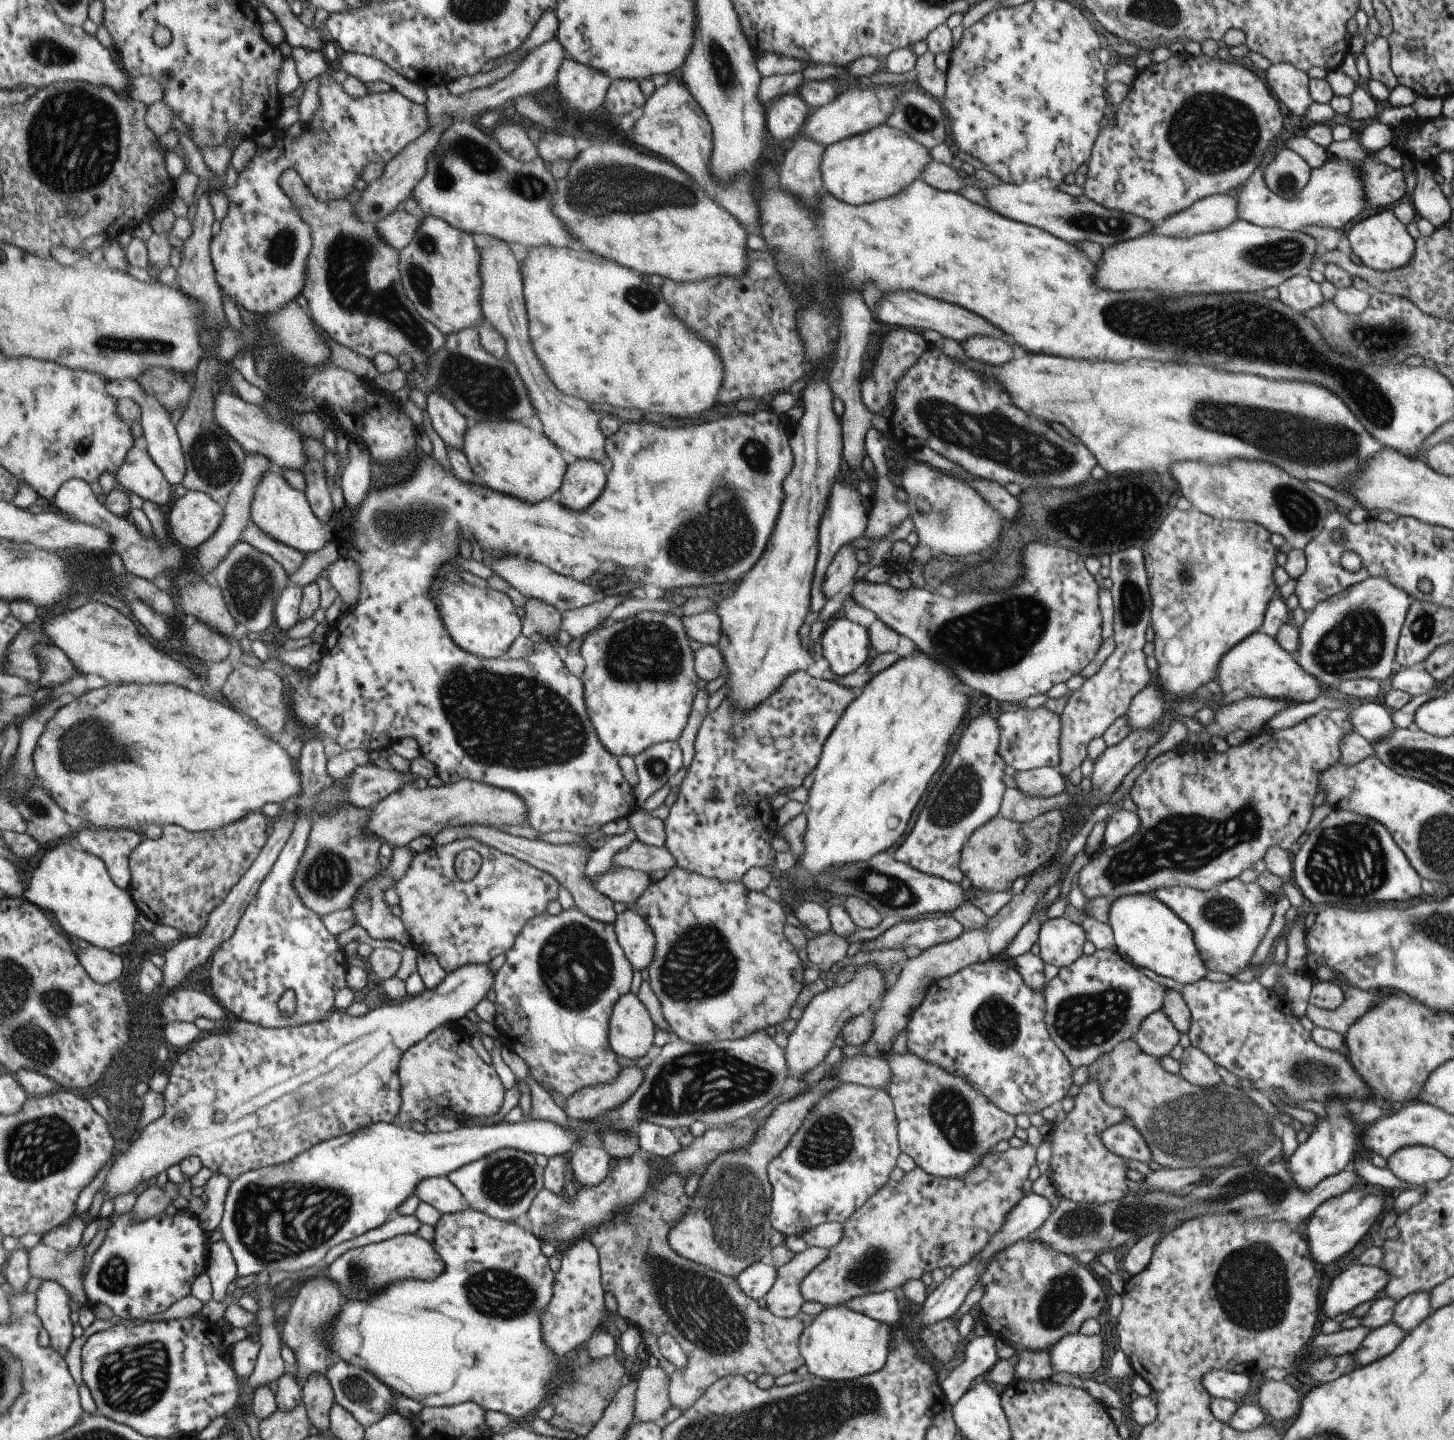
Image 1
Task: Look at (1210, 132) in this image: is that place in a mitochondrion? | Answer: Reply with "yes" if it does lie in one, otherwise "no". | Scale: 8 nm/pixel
yes

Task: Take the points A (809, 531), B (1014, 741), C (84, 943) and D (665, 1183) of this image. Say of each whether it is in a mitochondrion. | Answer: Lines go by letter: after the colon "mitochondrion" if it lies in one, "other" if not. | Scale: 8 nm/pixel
A: other
B: mitochondrion
C: other
D: other

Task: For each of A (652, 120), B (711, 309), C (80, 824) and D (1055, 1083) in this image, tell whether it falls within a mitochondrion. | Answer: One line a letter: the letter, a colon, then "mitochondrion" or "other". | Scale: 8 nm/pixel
A: other
B: mitochondrion
C: other
D: other

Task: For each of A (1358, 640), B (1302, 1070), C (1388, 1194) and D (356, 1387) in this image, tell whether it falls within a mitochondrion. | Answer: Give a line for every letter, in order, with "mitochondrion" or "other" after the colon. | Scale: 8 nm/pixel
A: mitochondrion
B: mitochondrion
C: other
D: mitochondrion

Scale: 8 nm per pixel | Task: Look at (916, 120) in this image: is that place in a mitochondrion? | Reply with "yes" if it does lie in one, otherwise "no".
yes

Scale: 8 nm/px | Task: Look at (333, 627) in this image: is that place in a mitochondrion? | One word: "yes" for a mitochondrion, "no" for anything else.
no

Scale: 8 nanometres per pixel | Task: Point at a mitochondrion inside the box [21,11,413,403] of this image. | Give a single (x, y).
(73, 137)

